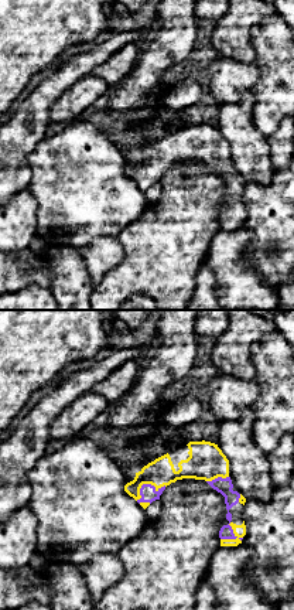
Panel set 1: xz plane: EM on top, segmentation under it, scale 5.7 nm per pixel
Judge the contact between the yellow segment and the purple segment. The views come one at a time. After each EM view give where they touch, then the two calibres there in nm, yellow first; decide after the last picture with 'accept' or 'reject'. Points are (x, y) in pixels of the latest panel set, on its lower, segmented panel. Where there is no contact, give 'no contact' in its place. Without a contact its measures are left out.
(146, 483) | 160/90 nm

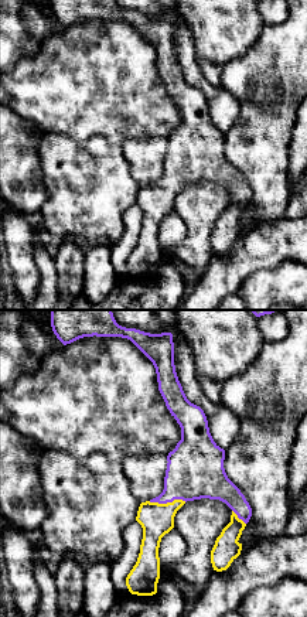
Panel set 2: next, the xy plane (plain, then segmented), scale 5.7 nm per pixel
(167, 503) | 190/320 nm

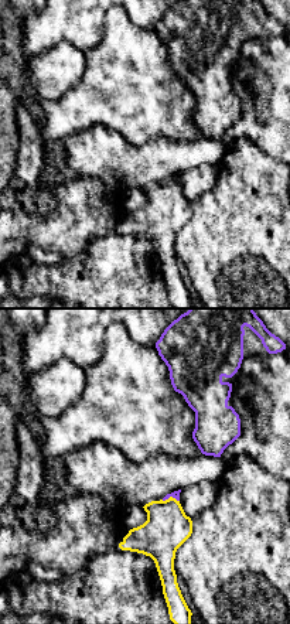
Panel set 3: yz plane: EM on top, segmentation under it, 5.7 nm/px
(170, 497) | 260/50 nm

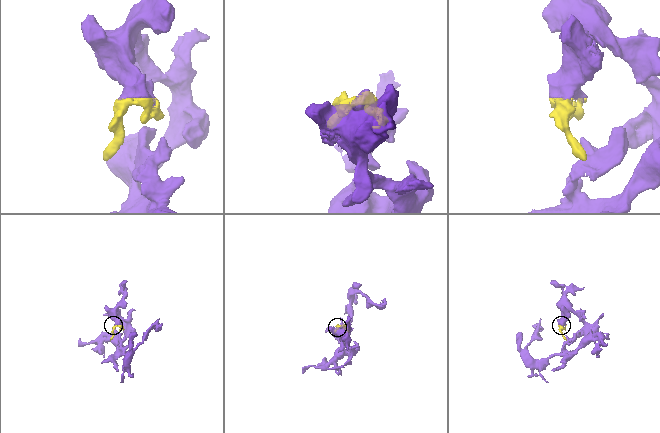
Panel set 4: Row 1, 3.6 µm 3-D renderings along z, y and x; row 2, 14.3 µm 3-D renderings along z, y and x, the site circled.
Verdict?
accept

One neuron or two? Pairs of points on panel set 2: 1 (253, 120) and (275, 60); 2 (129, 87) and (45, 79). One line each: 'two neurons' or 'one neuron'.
1: one neuron
2: one neuron

